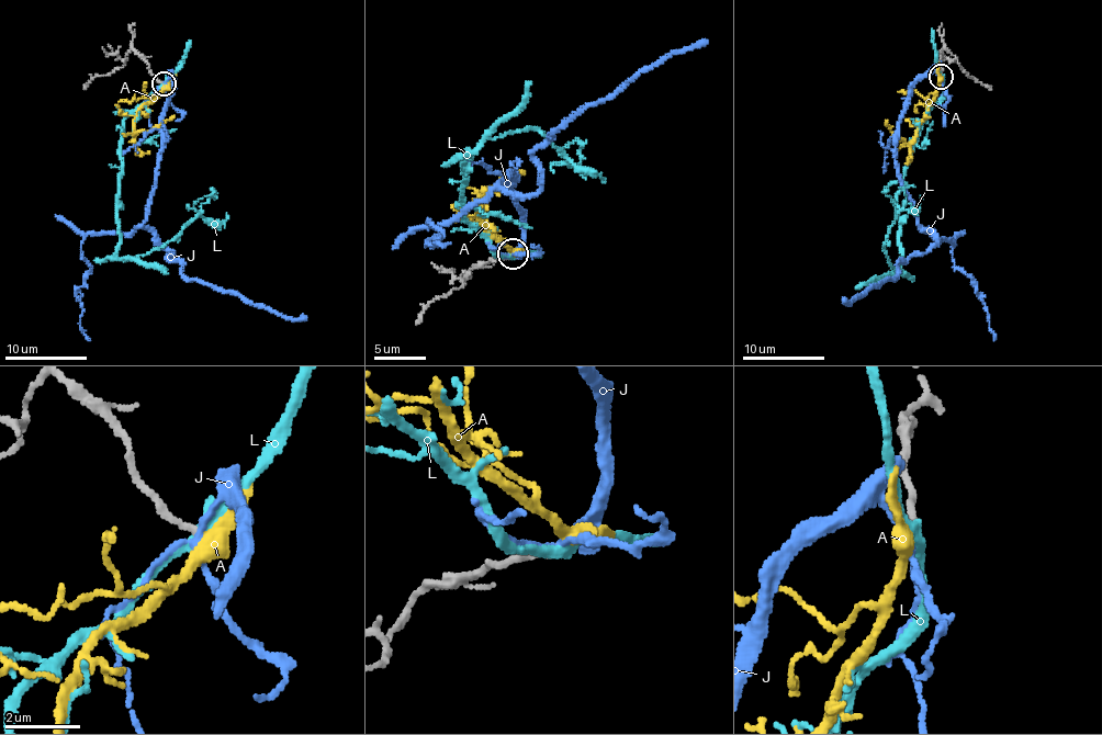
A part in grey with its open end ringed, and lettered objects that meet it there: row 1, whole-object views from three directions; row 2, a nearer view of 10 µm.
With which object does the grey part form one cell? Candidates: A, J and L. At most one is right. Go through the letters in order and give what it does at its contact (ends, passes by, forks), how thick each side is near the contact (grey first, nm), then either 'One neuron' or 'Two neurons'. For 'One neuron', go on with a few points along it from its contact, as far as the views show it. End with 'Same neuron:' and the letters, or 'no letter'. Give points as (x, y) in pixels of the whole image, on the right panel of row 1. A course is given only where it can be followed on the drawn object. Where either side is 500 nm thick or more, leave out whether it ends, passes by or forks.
A: It passes by. Thickness 170 nm (grey) against 400 nm. One neuron. Its course: (942, 77), (937, 95), (923, 113), (917, 134), (909, 142), (896, 137), (885, 120)
J: It forks there. Thickness 160 nm (grey) against 150 nm. Two neurons
L: It passes by. Thickness 180 nm (grey) against 320 nm. Two neurons
Same neuron: A

